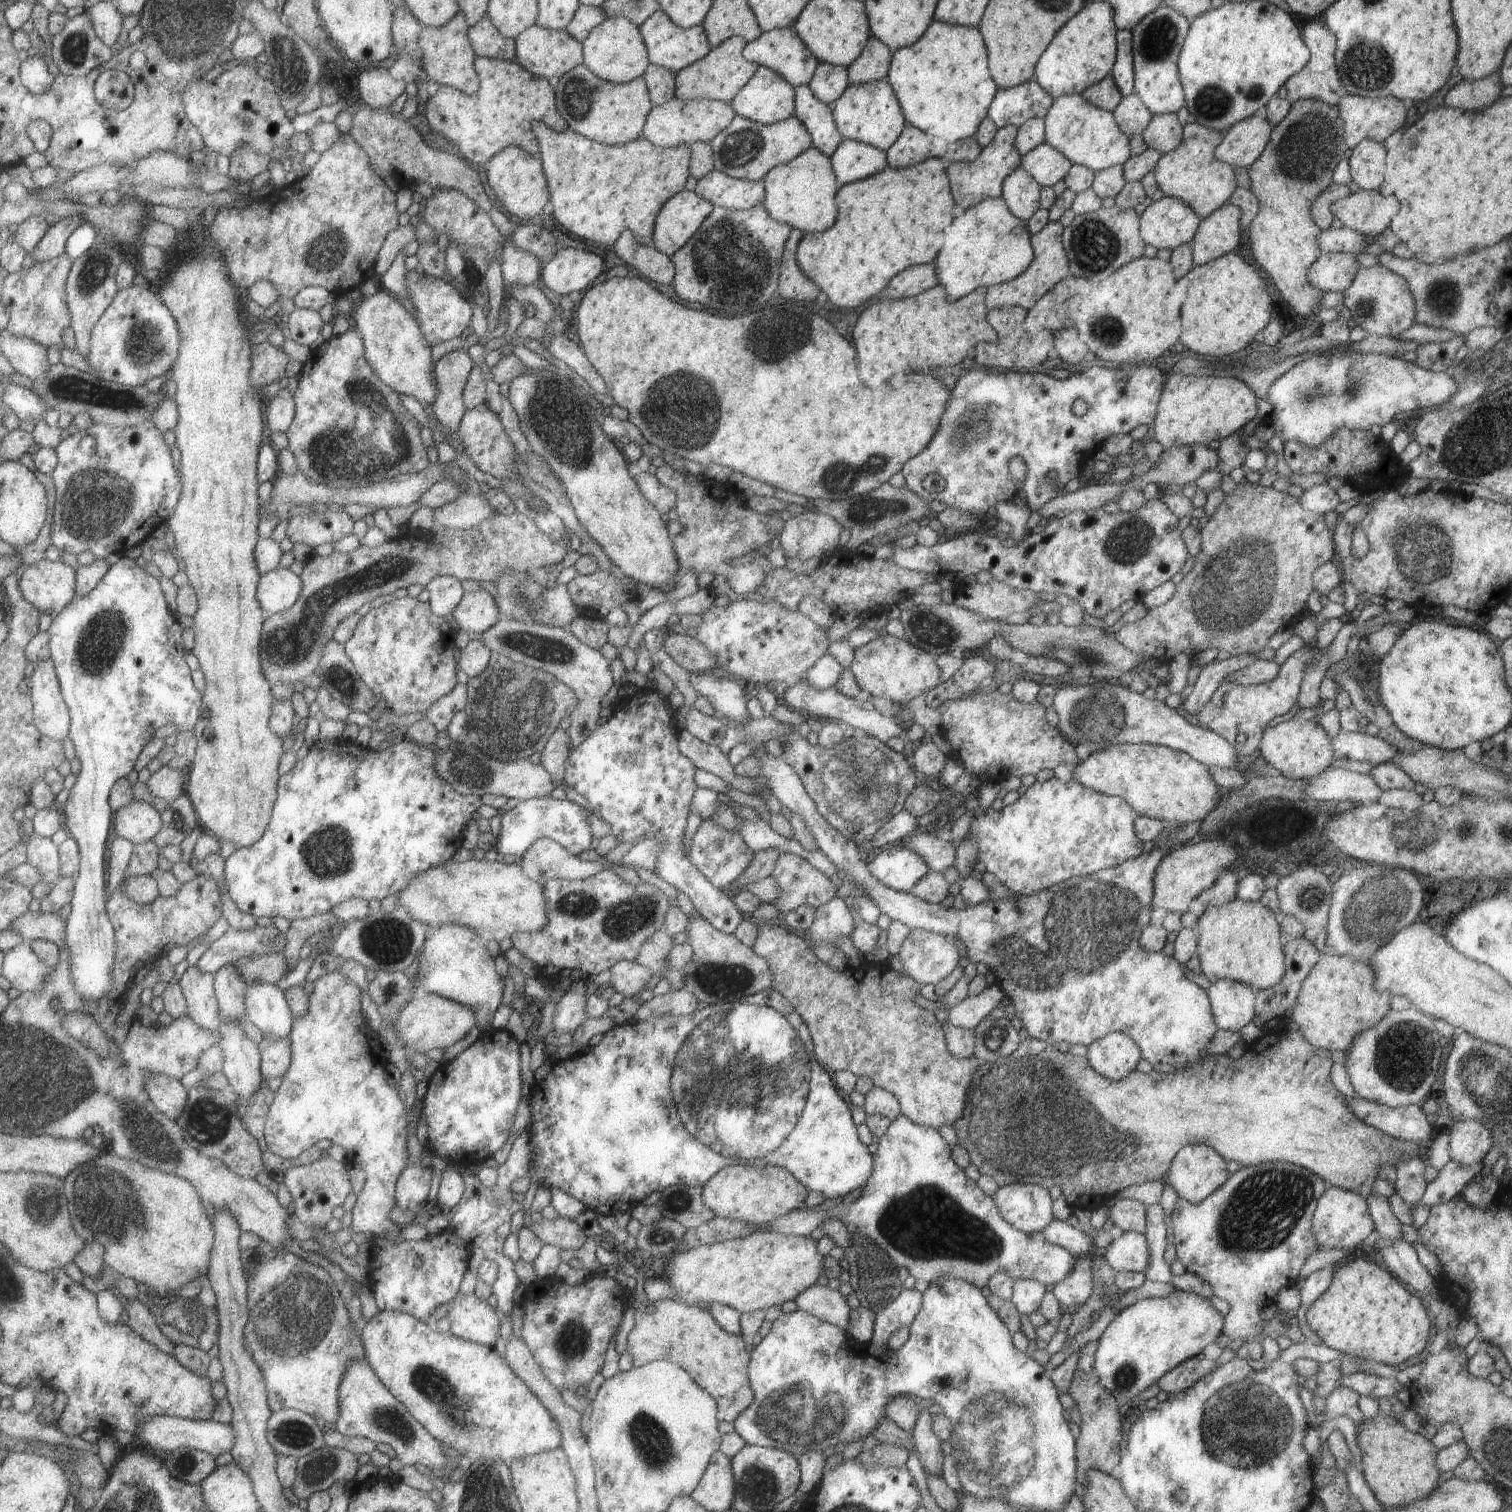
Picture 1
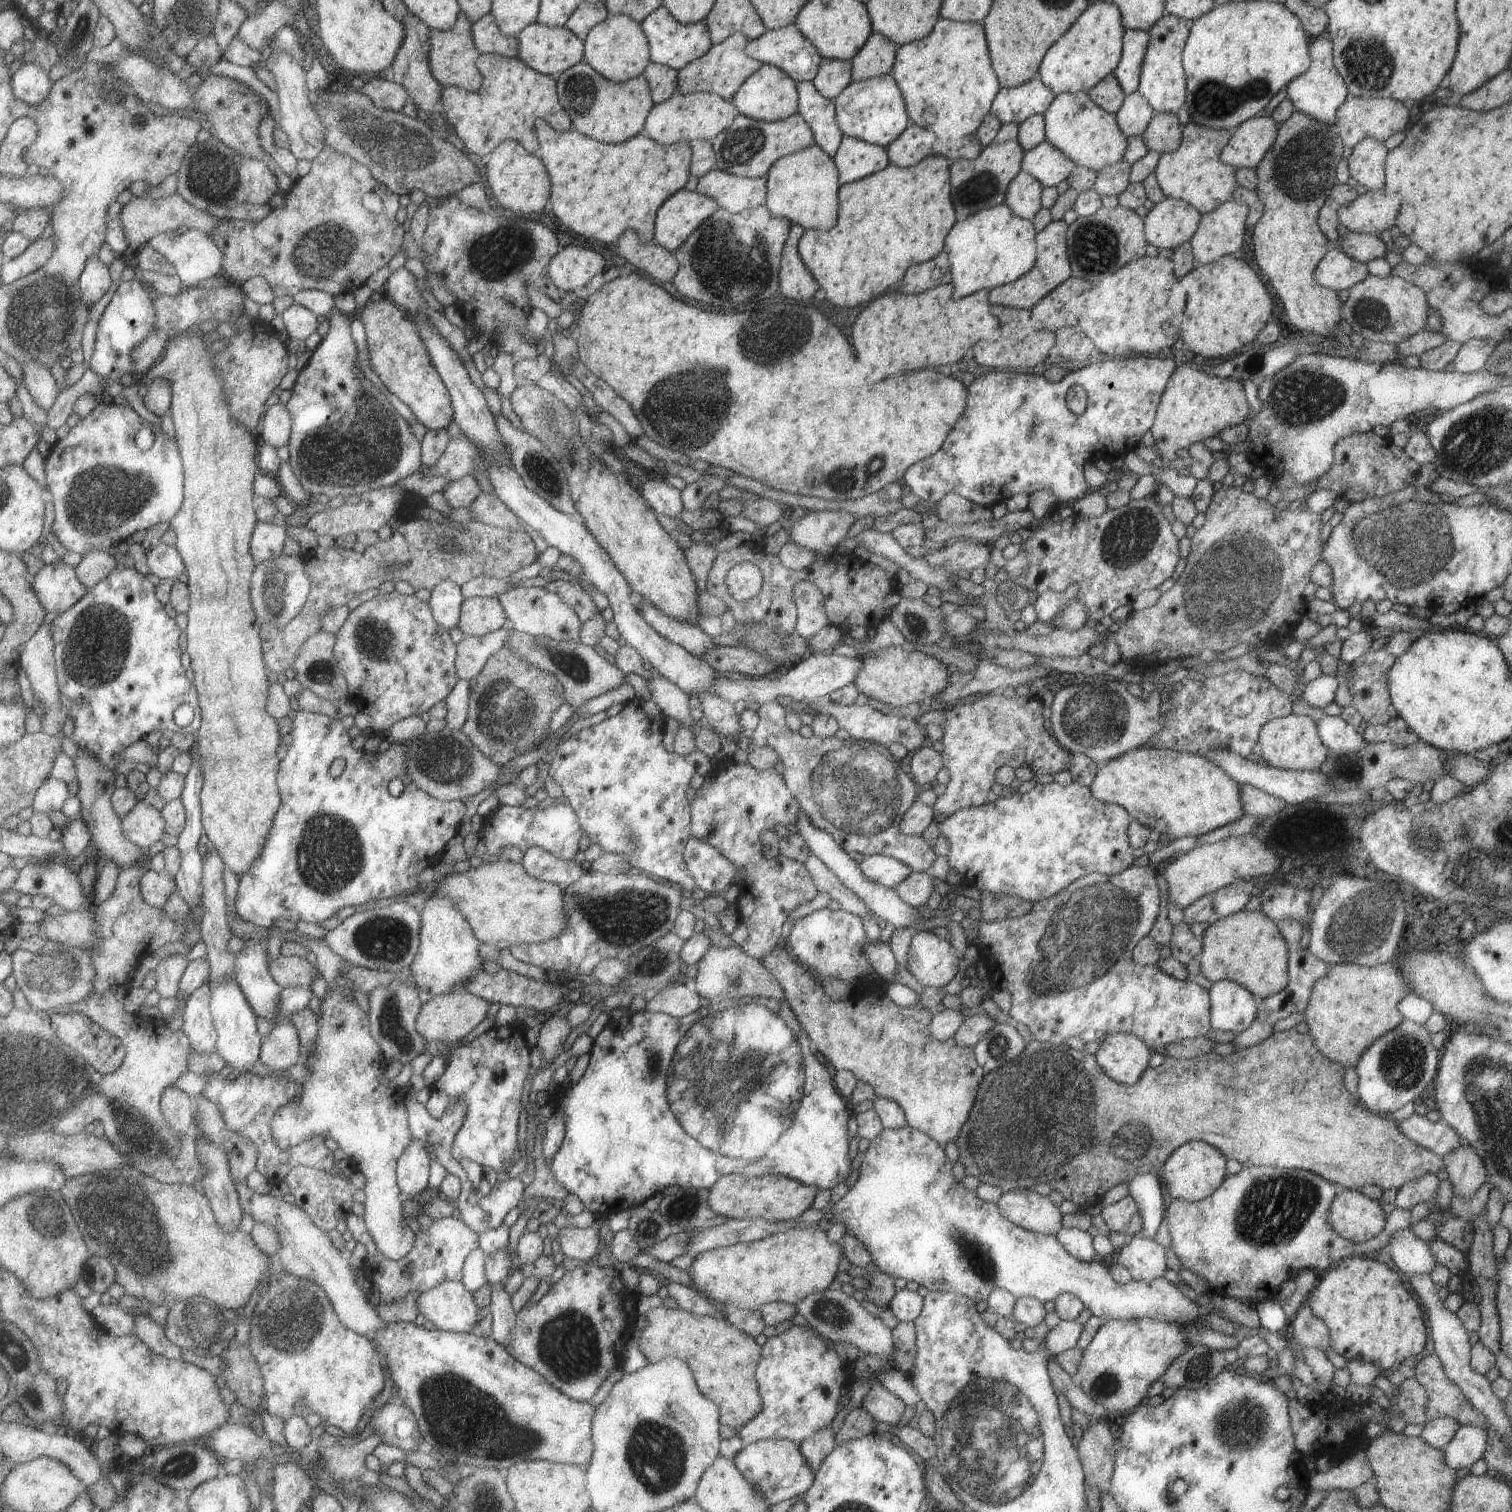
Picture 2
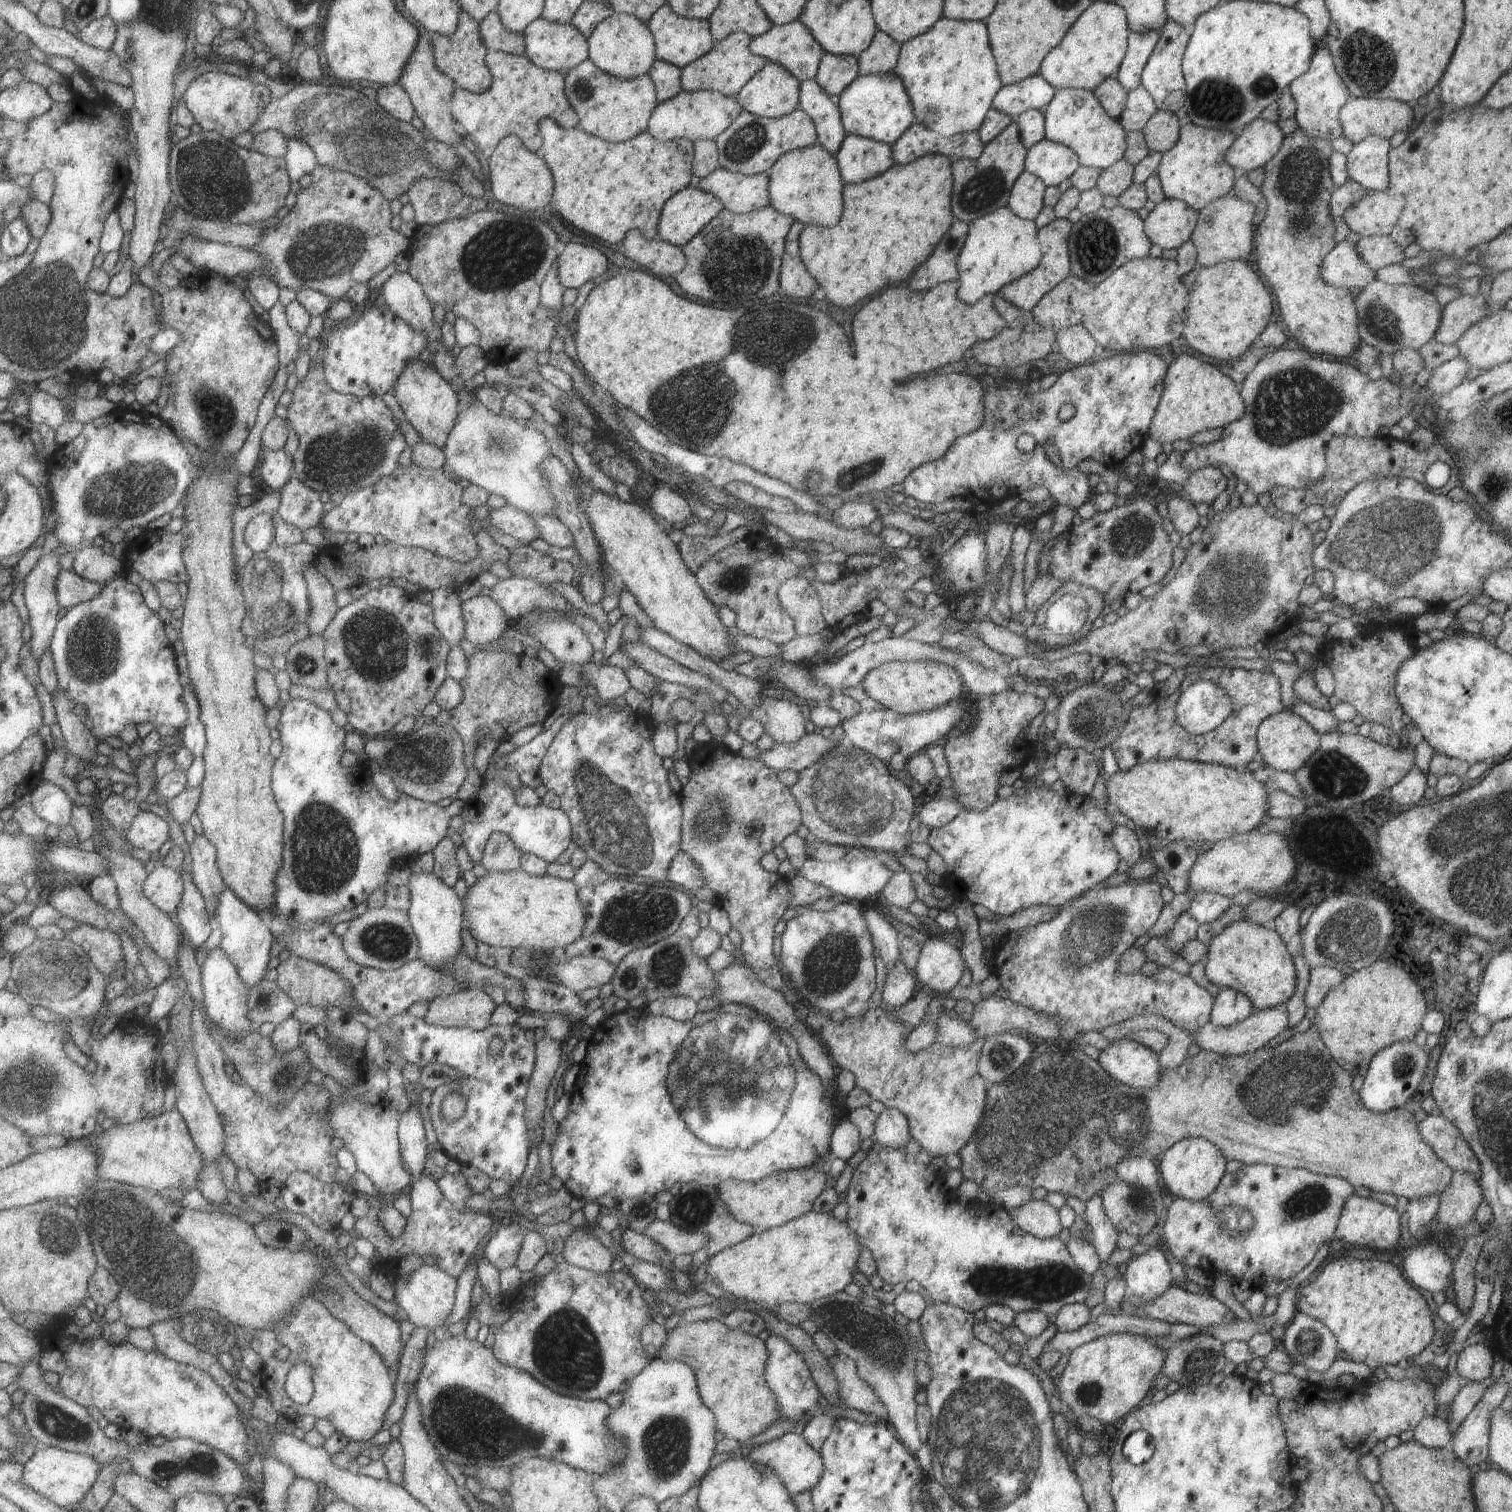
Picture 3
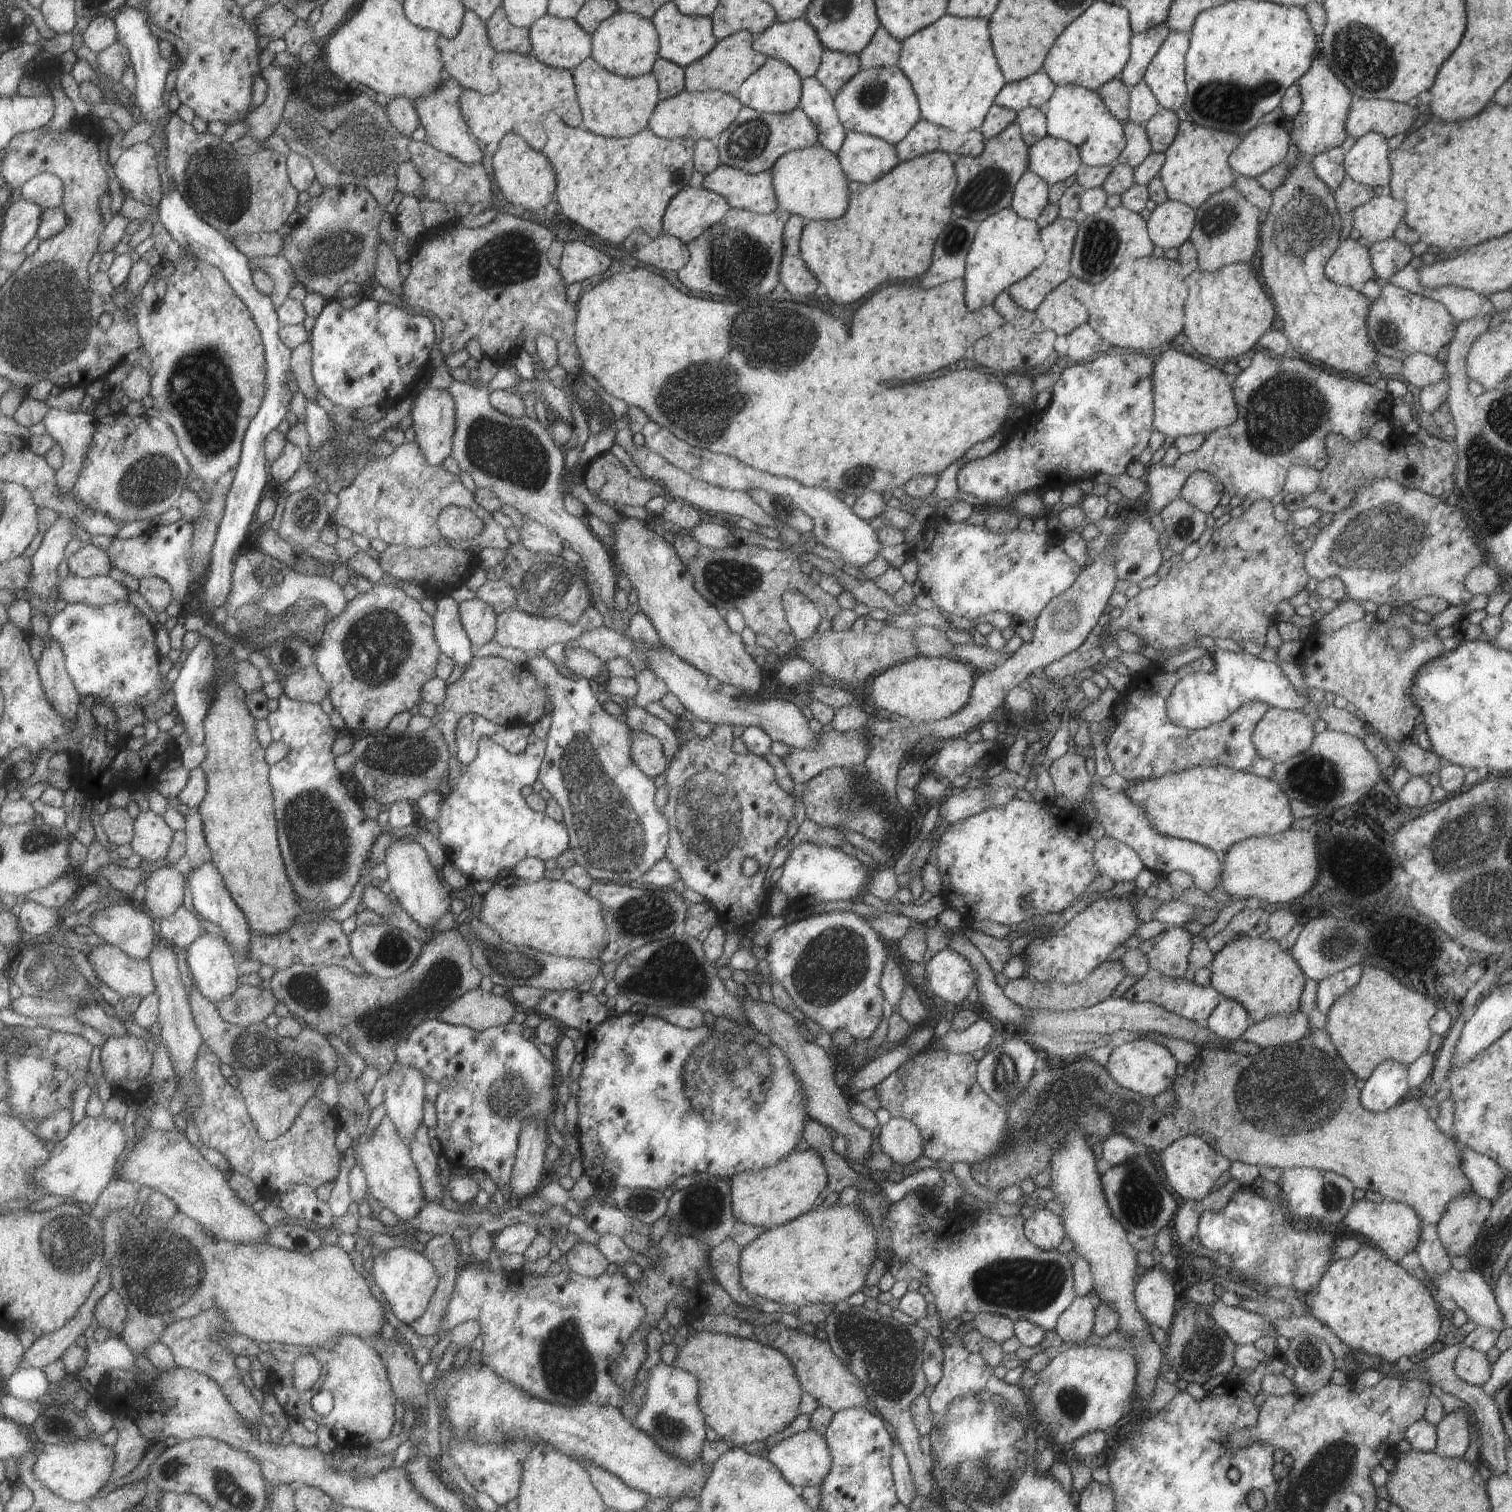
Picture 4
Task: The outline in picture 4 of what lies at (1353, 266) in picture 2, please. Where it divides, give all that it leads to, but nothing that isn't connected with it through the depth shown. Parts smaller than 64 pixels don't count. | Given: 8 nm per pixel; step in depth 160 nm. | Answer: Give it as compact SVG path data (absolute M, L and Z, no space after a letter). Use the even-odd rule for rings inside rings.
M1349 237L1340 241L1324 264L1324 275L1336 285L1346 287L1374 279L1368 247L1362 241L1354 241Z

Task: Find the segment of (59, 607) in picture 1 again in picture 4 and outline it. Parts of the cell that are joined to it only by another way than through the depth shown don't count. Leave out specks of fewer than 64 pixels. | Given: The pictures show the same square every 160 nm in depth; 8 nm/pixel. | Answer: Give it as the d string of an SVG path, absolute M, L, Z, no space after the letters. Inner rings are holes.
M70 573L59 585L58 600L104 607L129 598L129 589L123 583L105 575L80 577Z

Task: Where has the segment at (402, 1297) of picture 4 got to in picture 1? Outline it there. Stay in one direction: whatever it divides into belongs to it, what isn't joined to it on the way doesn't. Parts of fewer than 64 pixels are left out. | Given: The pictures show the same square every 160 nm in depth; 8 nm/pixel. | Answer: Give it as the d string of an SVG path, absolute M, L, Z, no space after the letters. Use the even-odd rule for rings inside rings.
M473 1293L457 1294L447 1305L445 1319L451 1335L494 1348L495 1338L499 1336L499 1314L495 1308Z

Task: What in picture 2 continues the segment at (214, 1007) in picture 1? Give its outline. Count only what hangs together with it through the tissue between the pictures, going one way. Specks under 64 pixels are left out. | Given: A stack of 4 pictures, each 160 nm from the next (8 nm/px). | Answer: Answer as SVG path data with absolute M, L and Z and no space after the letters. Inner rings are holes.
M205 983L192 992L183 1011L183 1030L189 1035L193 1050L205 1056L216 1049L216 1027L212 1013L212 986Z

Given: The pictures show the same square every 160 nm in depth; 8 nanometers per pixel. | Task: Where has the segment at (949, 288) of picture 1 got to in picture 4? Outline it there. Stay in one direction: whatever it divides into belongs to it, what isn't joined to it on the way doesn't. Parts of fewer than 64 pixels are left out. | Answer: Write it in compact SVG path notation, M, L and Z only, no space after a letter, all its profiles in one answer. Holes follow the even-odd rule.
M1010 206L978 223L965 257L964 303L970 311L991 305L1001 291L1025 278L1043 262L1044 248L1038 229L1035 221L1017 216Z

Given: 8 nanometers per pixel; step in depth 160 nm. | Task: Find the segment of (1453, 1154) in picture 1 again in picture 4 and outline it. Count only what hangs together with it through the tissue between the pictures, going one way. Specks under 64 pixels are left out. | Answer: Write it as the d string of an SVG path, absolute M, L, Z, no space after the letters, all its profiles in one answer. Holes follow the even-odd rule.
M1475 1191L1456 1194L1445 1205L1434 1225L1447 1253L1465 1256L1471 1246L1476 1248L1481 1223L1490 1208L1490 1201Z

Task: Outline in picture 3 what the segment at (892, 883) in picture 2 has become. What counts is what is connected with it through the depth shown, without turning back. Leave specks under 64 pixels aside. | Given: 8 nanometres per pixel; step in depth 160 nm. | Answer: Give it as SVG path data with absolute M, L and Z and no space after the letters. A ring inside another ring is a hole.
M867 856L862 859L853 858L849 862L846 862L844 859L816 861L811 857L807 857L805 862L796 869L797 875L801 875L813 884L820 884L835 892L835 895L833 895L834 898L856 903L862 903L869 896L879 895L883 887L889 882L893 873L893 871L885 866L885 863L873 856Z

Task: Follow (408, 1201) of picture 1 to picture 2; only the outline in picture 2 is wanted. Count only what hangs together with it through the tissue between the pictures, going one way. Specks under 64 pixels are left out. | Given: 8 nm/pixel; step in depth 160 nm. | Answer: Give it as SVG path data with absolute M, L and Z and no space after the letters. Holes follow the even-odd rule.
M412 1138L396 1162L396 1185L404 1197L419 1196L427 1190L430 1159L425 1145Z

